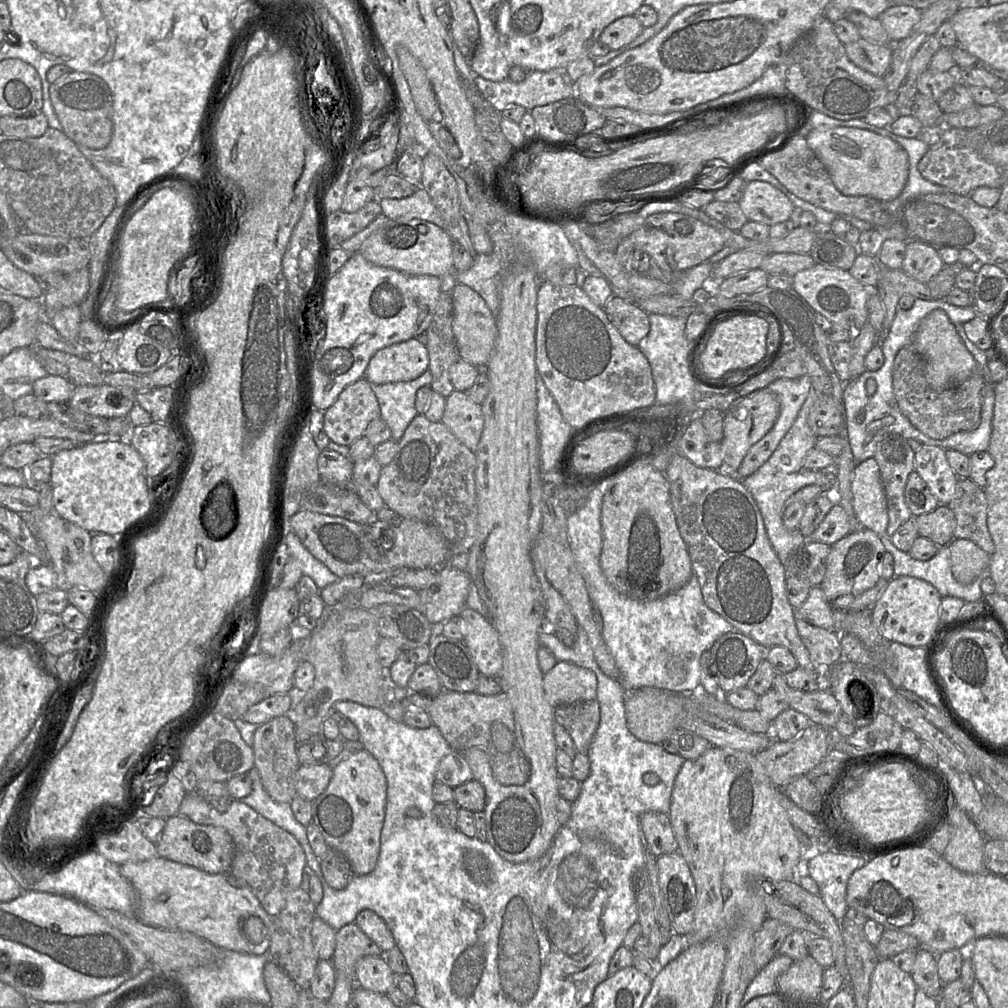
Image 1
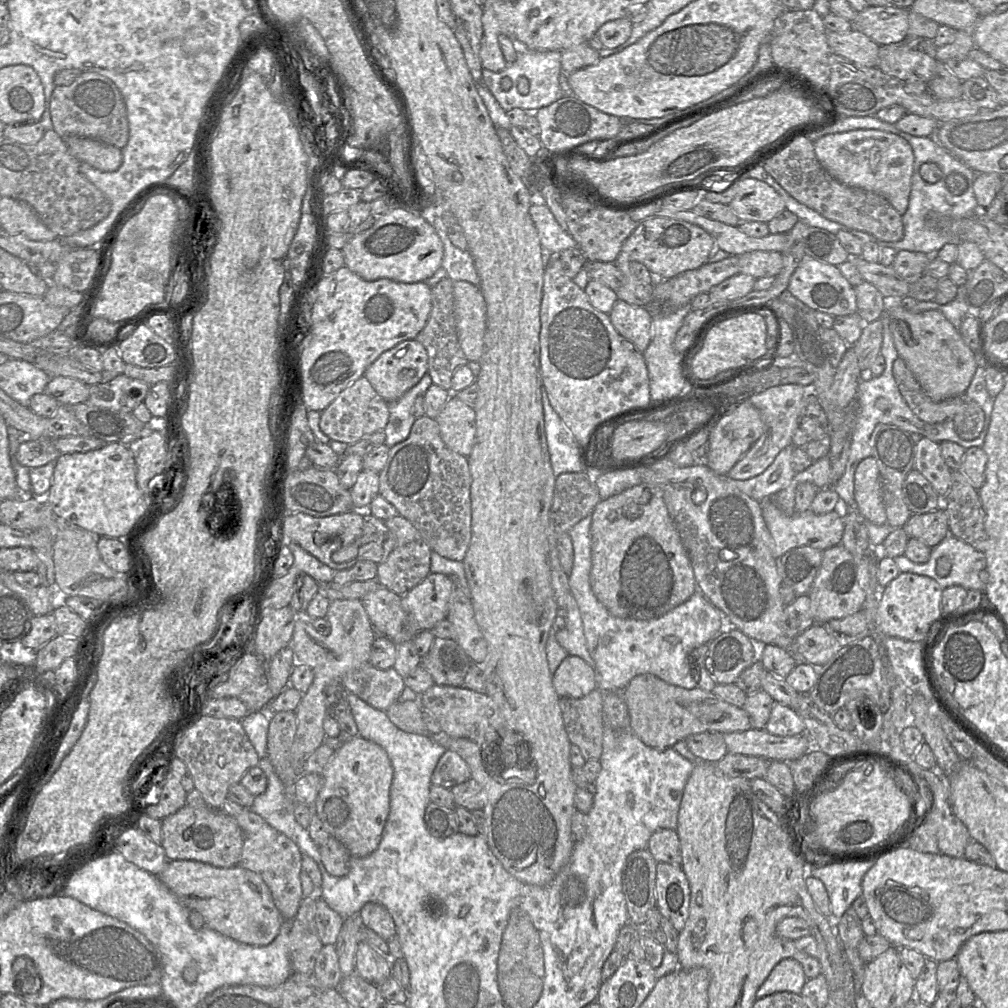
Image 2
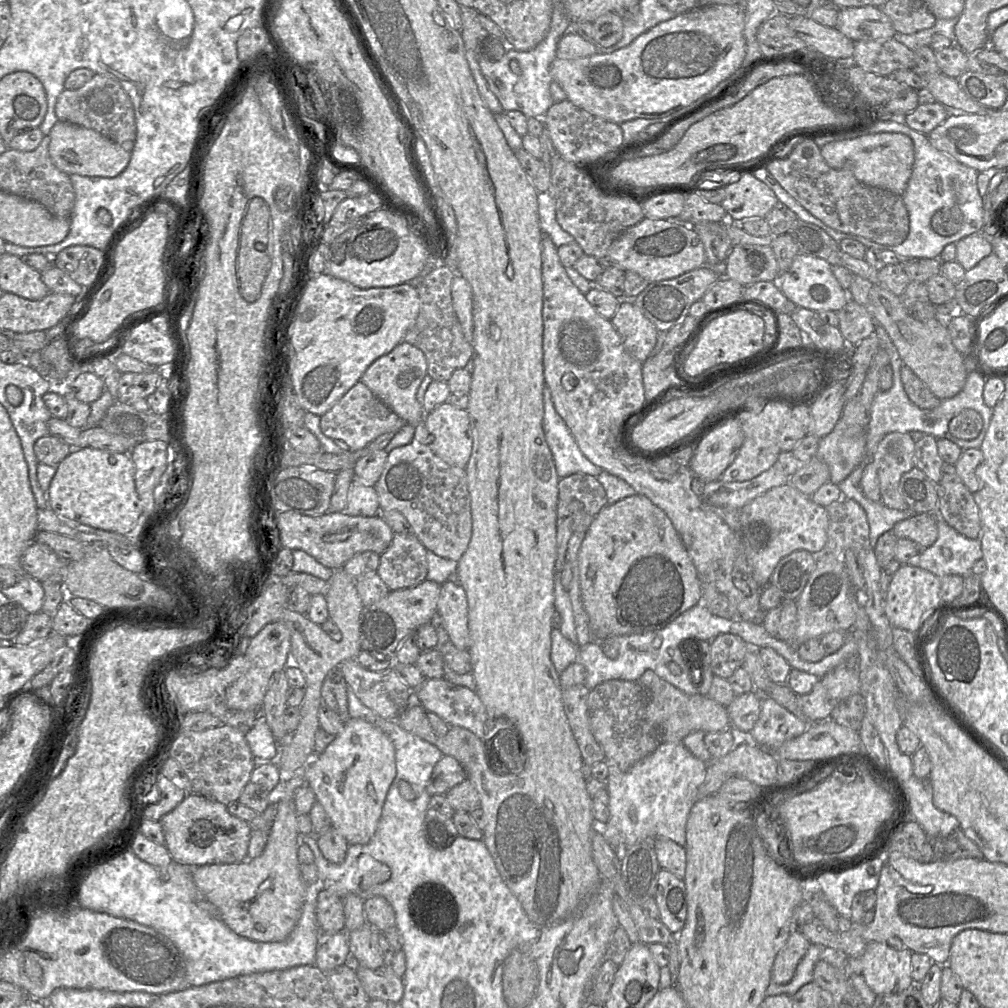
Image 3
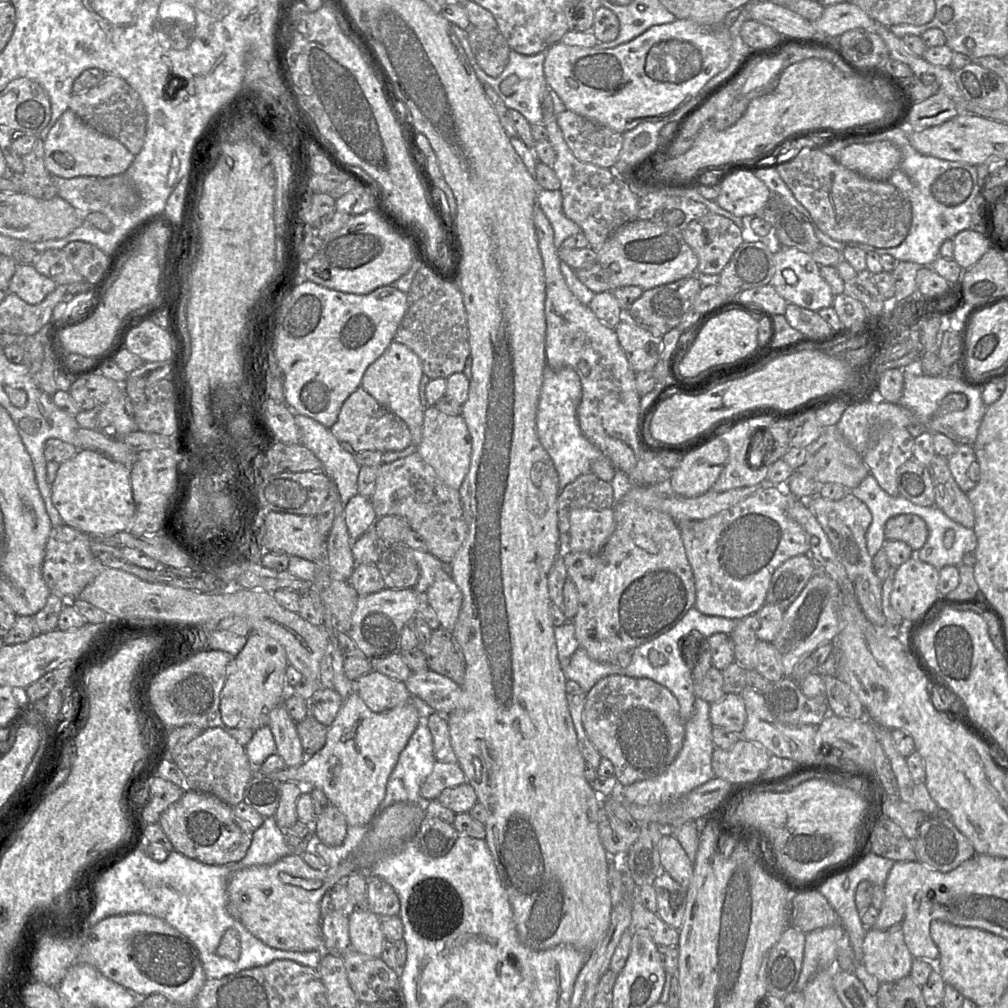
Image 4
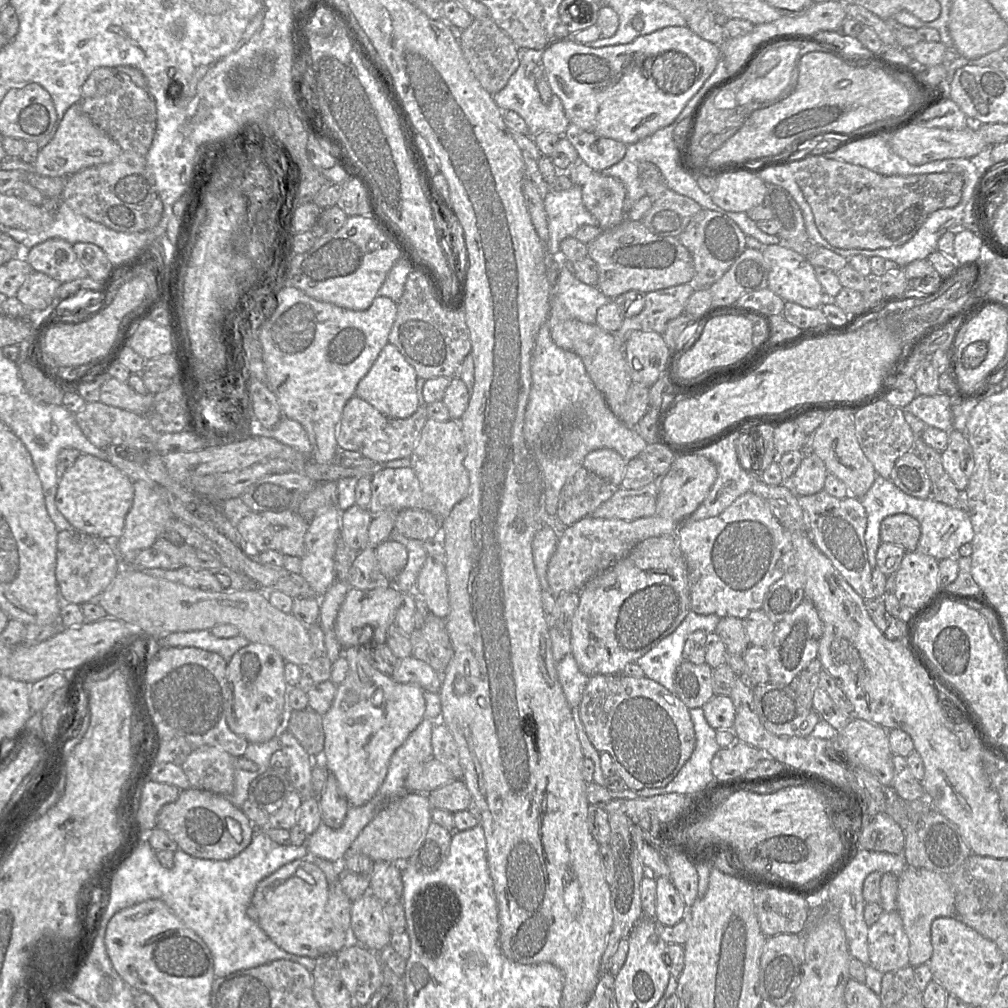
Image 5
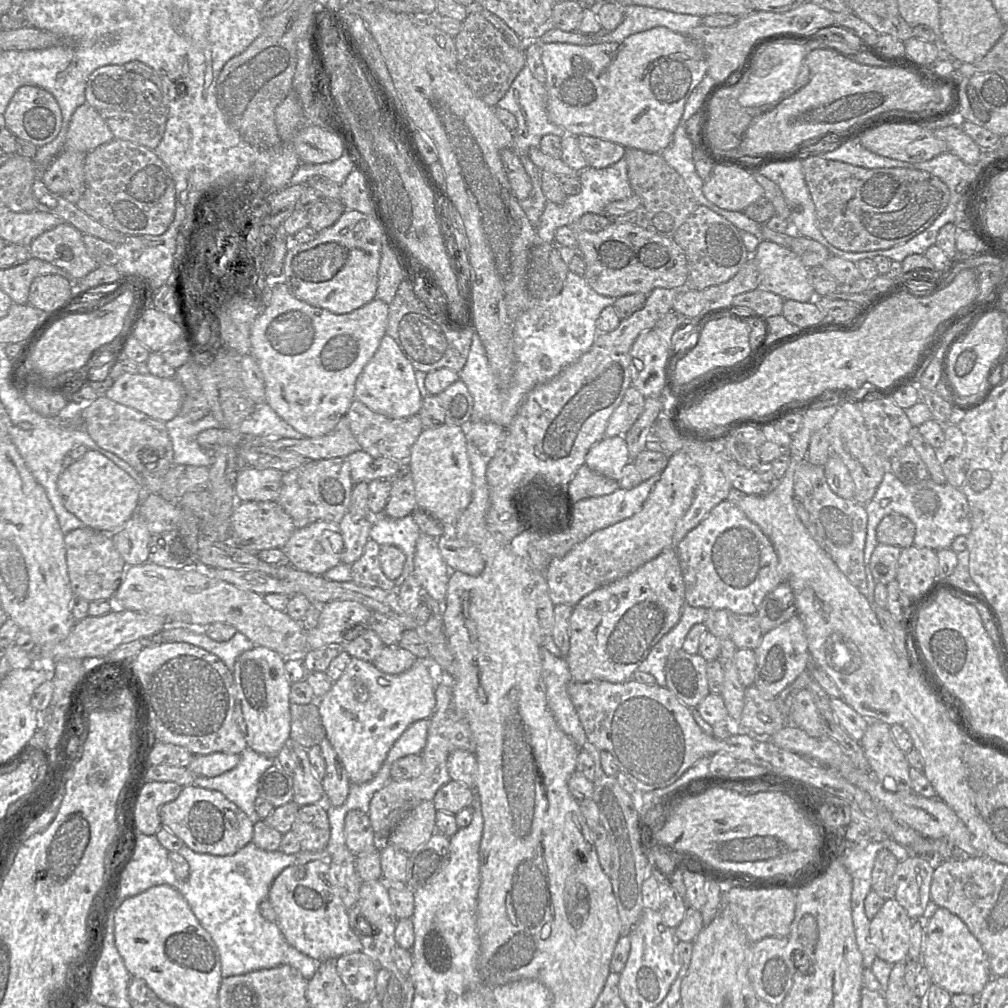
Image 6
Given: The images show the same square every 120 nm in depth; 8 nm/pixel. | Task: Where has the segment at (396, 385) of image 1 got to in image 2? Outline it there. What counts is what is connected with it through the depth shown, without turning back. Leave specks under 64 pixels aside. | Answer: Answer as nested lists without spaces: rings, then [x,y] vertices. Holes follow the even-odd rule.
[[[426,374],[421,380],[409,389],[398,400],[388,402],[389,419],[384,428],[384,444],[391,448],[392,446],[404,441],[410,434],[411,427],[416,420],[412,414],[412,406],[415,399],[423,395],[432,384],[430,375]]]

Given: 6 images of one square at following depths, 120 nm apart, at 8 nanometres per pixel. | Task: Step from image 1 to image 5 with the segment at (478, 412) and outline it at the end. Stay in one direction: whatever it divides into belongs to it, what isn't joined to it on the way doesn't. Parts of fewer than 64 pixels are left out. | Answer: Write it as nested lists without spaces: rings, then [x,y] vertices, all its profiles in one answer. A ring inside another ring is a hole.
[[[428,418],[410,456],[410,467],[424,492],[437,500],[440,518],[448,517],[453,507],[468,495],[470,481],[464,465],[465,457],[466,444],[459,421],[449,419],[441,422]]]

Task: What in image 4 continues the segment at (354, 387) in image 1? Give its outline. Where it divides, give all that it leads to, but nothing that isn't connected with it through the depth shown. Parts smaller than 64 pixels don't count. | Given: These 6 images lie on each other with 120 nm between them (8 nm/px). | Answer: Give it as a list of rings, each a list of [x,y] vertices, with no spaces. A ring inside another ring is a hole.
[[[361,386],[344,401],[337,421],[330,428],[330,431],[339,442],[348,442],[355,453],[366,450],[382,453],[400,451],[412,443],[411,433],[406,423],[380,405]]]

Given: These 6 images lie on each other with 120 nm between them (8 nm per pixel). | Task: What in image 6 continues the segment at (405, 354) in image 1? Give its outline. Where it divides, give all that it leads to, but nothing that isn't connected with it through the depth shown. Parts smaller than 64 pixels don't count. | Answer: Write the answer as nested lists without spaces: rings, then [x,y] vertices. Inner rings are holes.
[[[384,335],[376,352],[359,374],[354,398],[372,411],[389,418],[412,416],[421,409],[422,397],[416,383],[415,370],[389,335]]]

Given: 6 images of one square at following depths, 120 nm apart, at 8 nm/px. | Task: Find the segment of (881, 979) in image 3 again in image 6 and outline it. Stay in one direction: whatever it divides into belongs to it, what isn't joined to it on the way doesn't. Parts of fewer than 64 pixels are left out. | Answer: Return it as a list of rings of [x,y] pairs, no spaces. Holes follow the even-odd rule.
[[[894,899],[886,900],[870,922],[870,939],[876,956],[896,964],[908,958],[913,920]]]

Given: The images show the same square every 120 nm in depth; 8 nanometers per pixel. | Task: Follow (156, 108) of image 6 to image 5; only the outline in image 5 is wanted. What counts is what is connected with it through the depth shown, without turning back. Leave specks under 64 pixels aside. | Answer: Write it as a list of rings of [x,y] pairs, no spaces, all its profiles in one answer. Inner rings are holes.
[[[133,66],[115,68],[114,86],[105,95],[81,100],[81,108],[92,122],[114,141],[123,151],[131,151],[145,156],[152,144],[156,126],[155,102],[148,91],[144,74]]]

